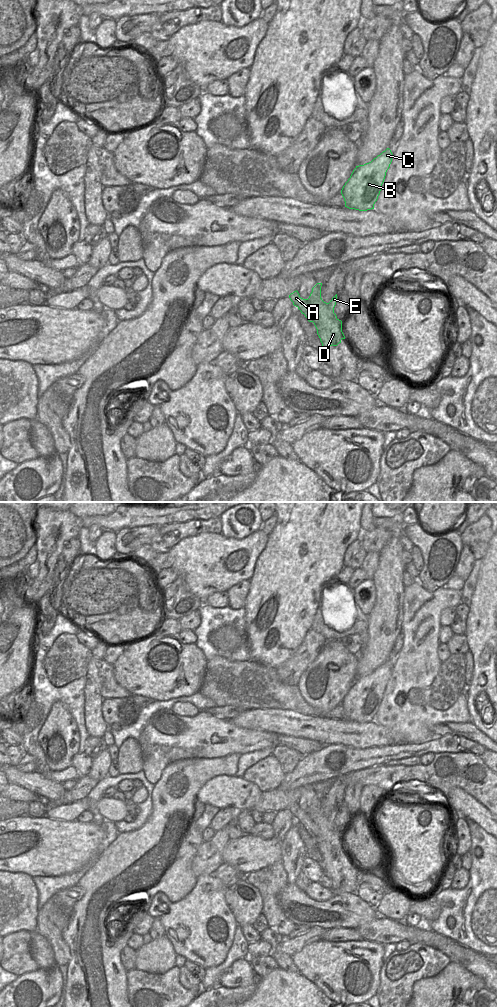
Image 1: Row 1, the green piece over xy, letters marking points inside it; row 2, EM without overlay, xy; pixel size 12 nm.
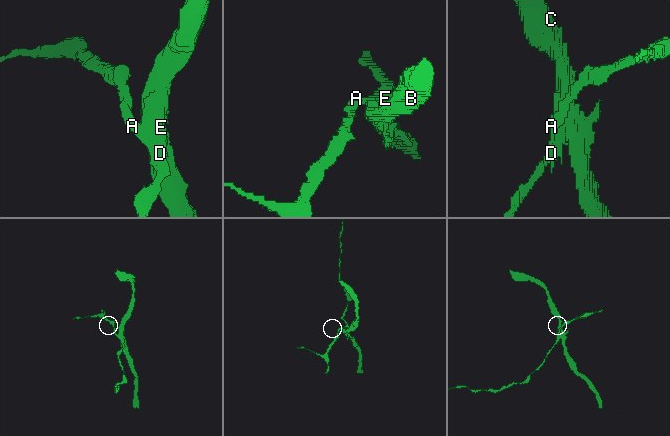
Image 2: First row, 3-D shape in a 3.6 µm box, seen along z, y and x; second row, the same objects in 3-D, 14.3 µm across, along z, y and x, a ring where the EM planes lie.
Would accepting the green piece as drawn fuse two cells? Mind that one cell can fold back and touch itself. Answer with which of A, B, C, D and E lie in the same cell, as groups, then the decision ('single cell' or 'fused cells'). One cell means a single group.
A D / B C E | fused cells

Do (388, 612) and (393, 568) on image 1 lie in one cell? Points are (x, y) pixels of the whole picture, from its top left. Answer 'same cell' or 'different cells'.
same cell

